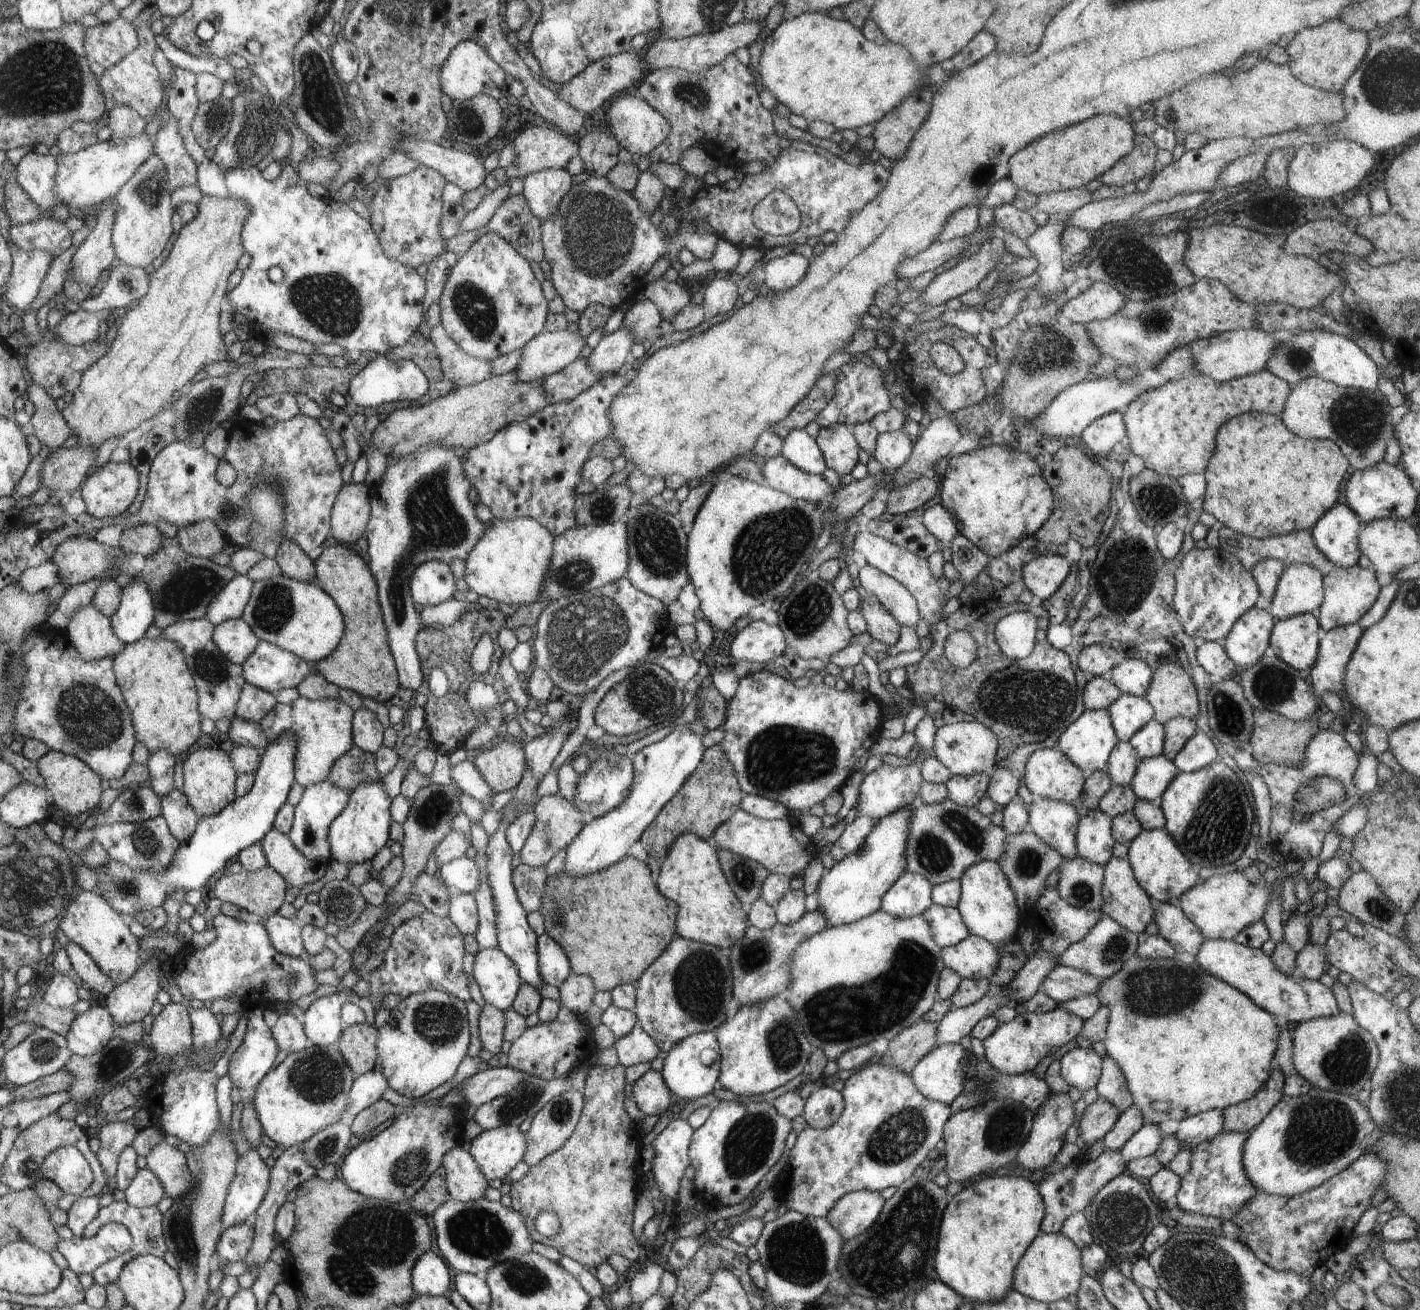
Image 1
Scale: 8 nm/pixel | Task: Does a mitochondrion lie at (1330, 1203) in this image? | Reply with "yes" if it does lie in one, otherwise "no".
no

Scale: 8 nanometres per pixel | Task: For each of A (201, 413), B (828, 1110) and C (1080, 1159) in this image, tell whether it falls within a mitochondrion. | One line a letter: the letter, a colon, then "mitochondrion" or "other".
A: mitochondrion
B: mitochondrion
C: other

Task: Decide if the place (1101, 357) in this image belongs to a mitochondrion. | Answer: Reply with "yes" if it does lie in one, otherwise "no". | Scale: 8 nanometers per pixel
no

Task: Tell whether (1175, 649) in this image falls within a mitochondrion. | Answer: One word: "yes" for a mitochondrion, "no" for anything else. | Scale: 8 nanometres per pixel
no

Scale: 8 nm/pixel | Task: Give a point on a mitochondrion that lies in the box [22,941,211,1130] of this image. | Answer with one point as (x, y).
(114, 1060)

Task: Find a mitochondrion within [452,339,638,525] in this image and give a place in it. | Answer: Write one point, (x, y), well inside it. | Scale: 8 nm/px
(603, 508)

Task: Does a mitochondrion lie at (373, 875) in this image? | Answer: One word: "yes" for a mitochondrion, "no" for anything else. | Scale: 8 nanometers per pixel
no

